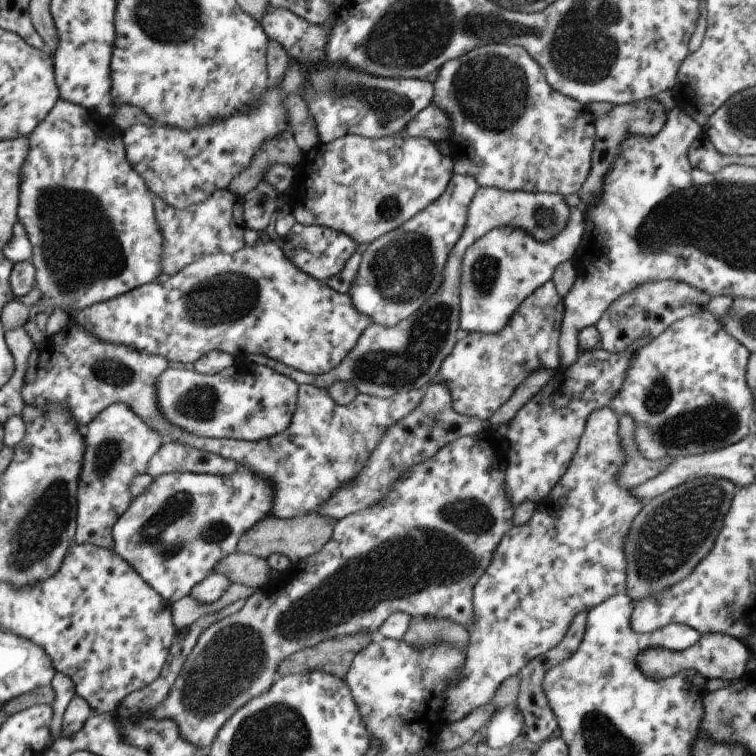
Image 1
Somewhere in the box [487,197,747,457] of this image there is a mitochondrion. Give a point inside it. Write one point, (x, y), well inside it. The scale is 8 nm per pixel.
(710, 424)

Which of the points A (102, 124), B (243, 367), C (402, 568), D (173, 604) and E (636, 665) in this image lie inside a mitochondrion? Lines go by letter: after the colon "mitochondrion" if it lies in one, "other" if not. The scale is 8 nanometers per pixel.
A: other
B: other
C: mitochondrion
D: other
E: other

